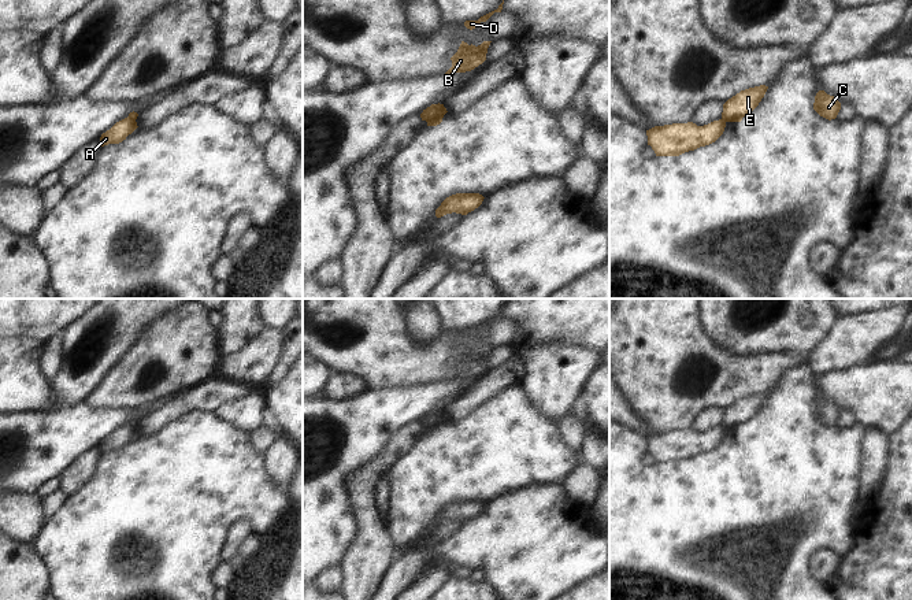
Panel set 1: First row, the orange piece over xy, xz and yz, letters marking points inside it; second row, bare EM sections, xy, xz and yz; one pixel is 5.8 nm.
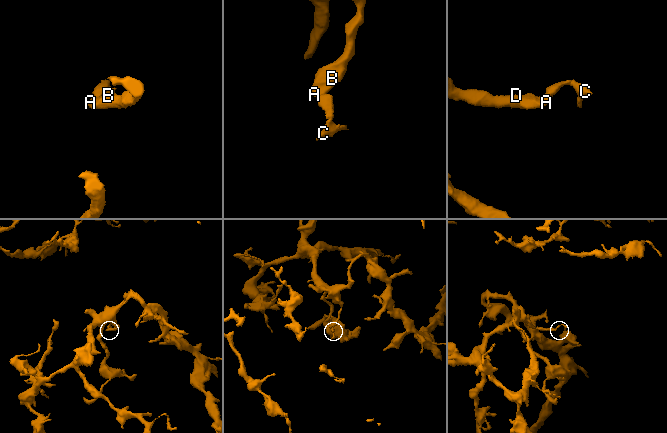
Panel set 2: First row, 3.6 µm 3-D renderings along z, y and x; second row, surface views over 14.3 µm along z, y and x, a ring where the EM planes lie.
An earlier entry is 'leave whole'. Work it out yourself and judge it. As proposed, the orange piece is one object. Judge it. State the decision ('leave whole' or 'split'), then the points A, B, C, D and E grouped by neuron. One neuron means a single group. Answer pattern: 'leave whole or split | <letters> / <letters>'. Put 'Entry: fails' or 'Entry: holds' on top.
Entry: fails
split | A B D / C E

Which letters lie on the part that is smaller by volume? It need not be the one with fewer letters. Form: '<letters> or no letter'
C, E

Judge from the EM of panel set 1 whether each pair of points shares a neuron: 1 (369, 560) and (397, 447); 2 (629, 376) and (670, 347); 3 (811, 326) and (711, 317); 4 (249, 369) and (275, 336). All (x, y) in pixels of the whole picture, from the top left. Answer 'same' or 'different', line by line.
1: same
2: same
3: same
4: same

